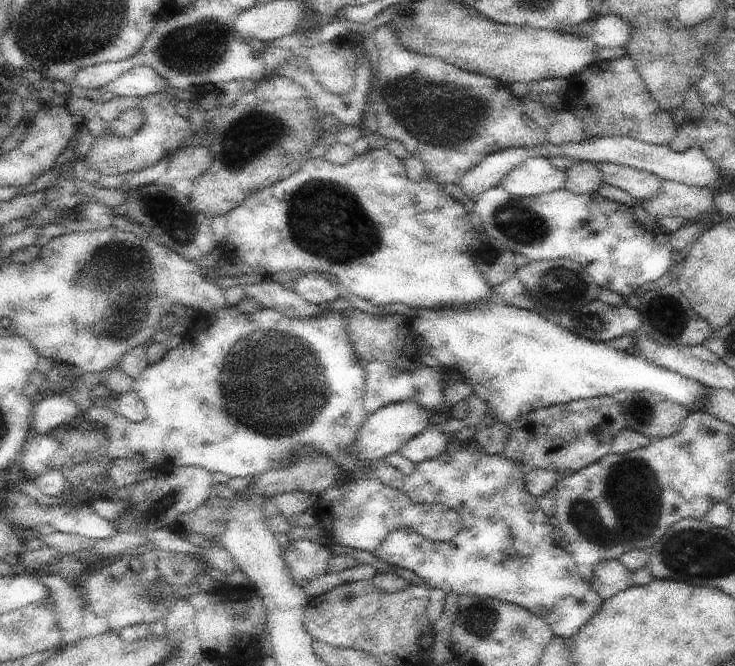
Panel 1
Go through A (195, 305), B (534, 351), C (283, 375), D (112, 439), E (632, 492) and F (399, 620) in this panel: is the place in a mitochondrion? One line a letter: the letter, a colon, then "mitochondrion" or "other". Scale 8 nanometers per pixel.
A: other
B: other
C: mitochondrion
D: other
E: mitochondrion
F: other

